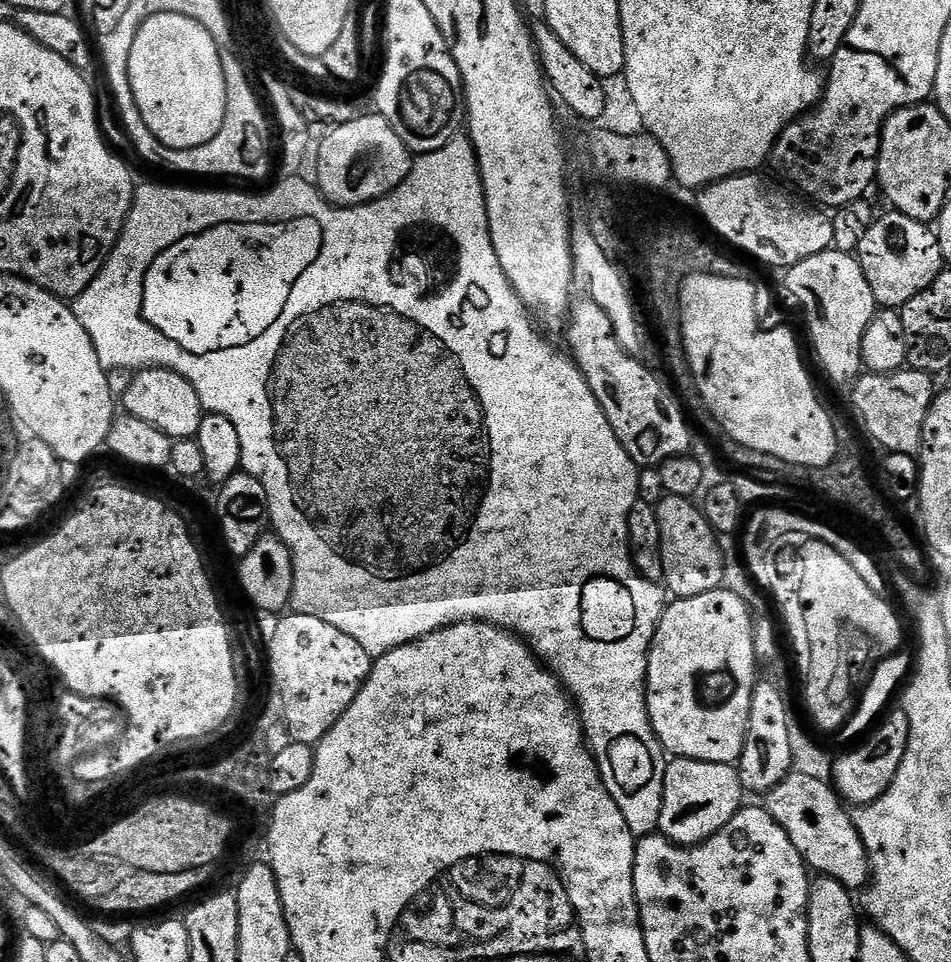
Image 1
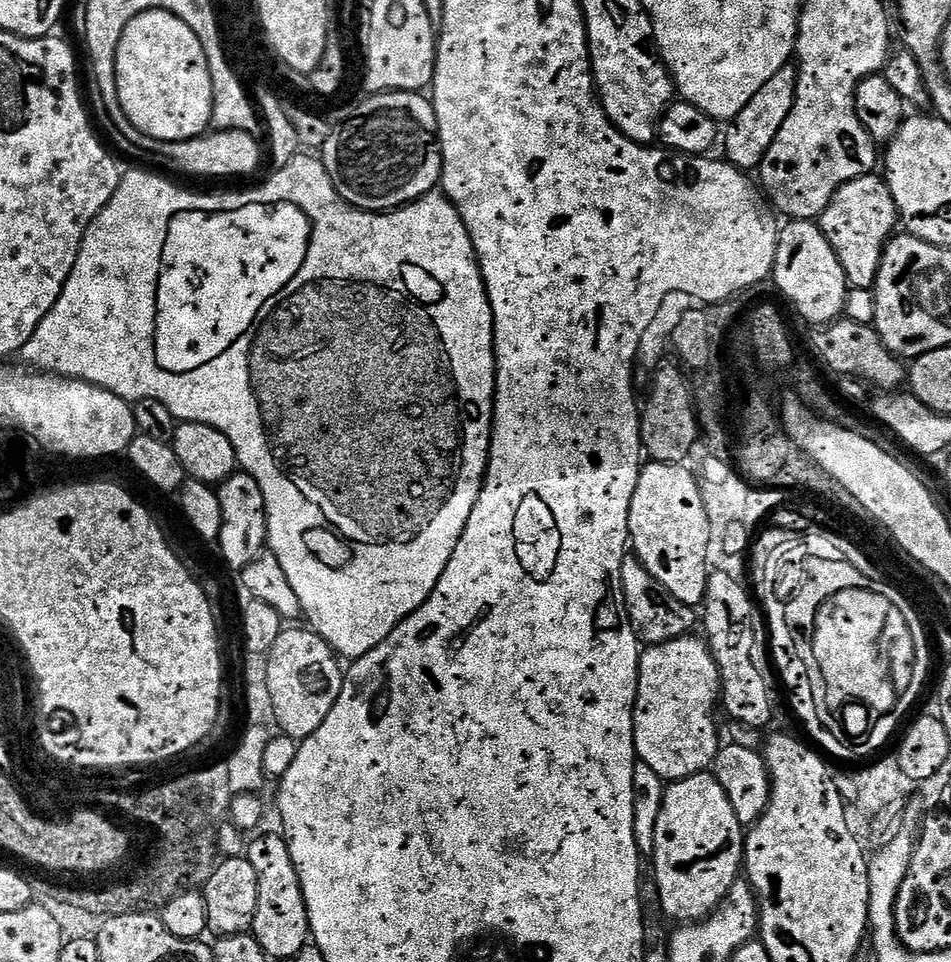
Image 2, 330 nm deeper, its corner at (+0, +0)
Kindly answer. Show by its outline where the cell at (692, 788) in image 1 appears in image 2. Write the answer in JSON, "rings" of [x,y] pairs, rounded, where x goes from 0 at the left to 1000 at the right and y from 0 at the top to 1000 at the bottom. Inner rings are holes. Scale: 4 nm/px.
{"rings":[[[741,800],[708,811],[698,820],[696,842],[692,842],[692,859],[688,859],[688,884],[685,901],[695,931],[696,946],[703,957],[731,958],[740,956],[759,939],[768,924],[776,918],[782,896],[783,858],[776,854],[763,821],[748,801]]]}

